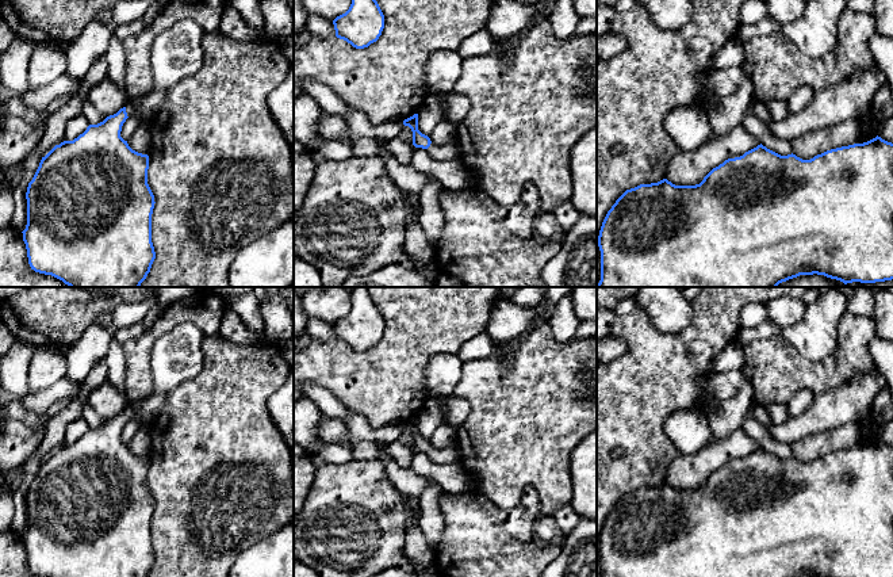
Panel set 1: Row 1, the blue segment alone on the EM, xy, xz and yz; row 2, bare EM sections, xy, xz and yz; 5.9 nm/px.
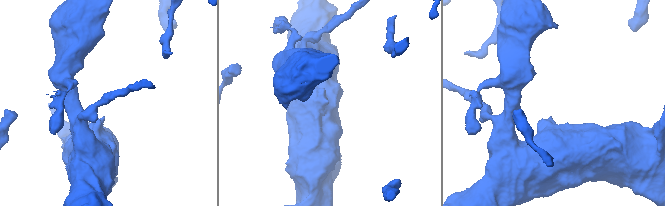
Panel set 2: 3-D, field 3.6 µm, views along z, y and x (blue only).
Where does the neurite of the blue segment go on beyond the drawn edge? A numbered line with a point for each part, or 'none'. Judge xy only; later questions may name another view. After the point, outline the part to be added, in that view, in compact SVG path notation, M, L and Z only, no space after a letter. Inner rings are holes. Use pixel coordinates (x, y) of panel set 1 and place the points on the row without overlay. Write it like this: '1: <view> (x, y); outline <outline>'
1: xy (150, 407); outline M153 394L143 400L142 405L134 408L131 404L126 406L127 420L131 420L135 414L139 414L147 424L156 419L166 401L166 394Z

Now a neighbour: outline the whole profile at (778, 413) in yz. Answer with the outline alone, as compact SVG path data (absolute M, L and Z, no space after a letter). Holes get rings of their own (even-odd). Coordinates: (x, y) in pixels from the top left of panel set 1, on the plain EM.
M762 404L769 414L769 425L781 425L790 420L790 414L786 404Z

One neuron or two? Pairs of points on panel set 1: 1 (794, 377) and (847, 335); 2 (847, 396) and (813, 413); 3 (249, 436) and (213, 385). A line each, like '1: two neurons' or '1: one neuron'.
1: one neuron
2: one neuron
3: one neuron

